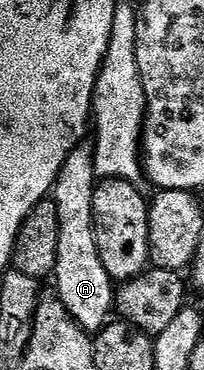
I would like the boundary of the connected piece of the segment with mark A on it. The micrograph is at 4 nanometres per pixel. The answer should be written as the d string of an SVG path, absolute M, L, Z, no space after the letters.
M88 144L75 146L56 178L54 201L58 208L60 232L54 283L56 282L55 293L60 303L67 308L76 323L83 330L99 332L113 317L117 291L112 277L106 272L106 268L102 268L102 260L98 256L94 232L94 192L98 179L92 151L93 147Z

